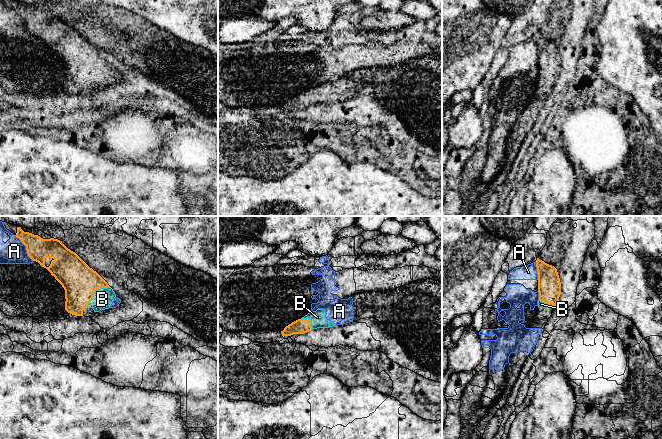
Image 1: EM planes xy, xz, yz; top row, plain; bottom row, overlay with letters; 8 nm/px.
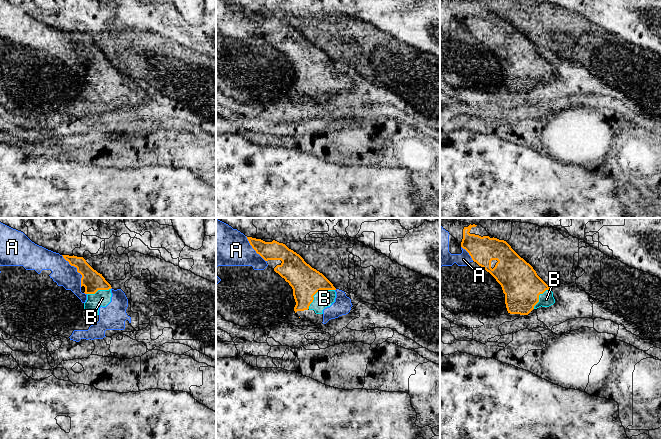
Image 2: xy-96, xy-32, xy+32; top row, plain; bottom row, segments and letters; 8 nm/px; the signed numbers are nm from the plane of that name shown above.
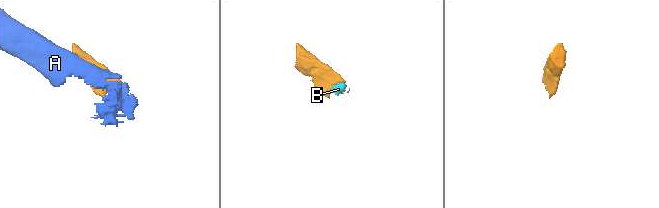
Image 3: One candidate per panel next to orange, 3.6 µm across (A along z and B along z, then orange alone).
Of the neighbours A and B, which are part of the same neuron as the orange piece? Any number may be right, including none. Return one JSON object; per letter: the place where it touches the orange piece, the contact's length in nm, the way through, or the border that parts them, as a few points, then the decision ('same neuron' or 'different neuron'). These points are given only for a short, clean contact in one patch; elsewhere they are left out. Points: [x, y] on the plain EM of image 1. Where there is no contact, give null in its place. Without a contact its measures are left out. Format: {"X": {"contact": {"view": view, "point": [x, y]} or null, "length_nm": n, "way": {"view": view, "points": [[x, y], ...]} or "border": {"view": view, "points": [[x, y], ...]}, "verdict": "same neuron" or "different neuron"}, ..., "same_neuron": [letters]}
{"A": {"contact": {"view": "xy", "point": [26, 23]}, "length_nm": 260, "verdict": "different neuron"}, "B": {"contact": {"view": "xy", "point": [94, 67]}, "length_nm": 260, "way": {"view": "xy", "points": [[79, 57], [87, 65], [94, 67], [102, 75]]}, "verdict": "same neuron"}, "same_neuron": ["B"]}

